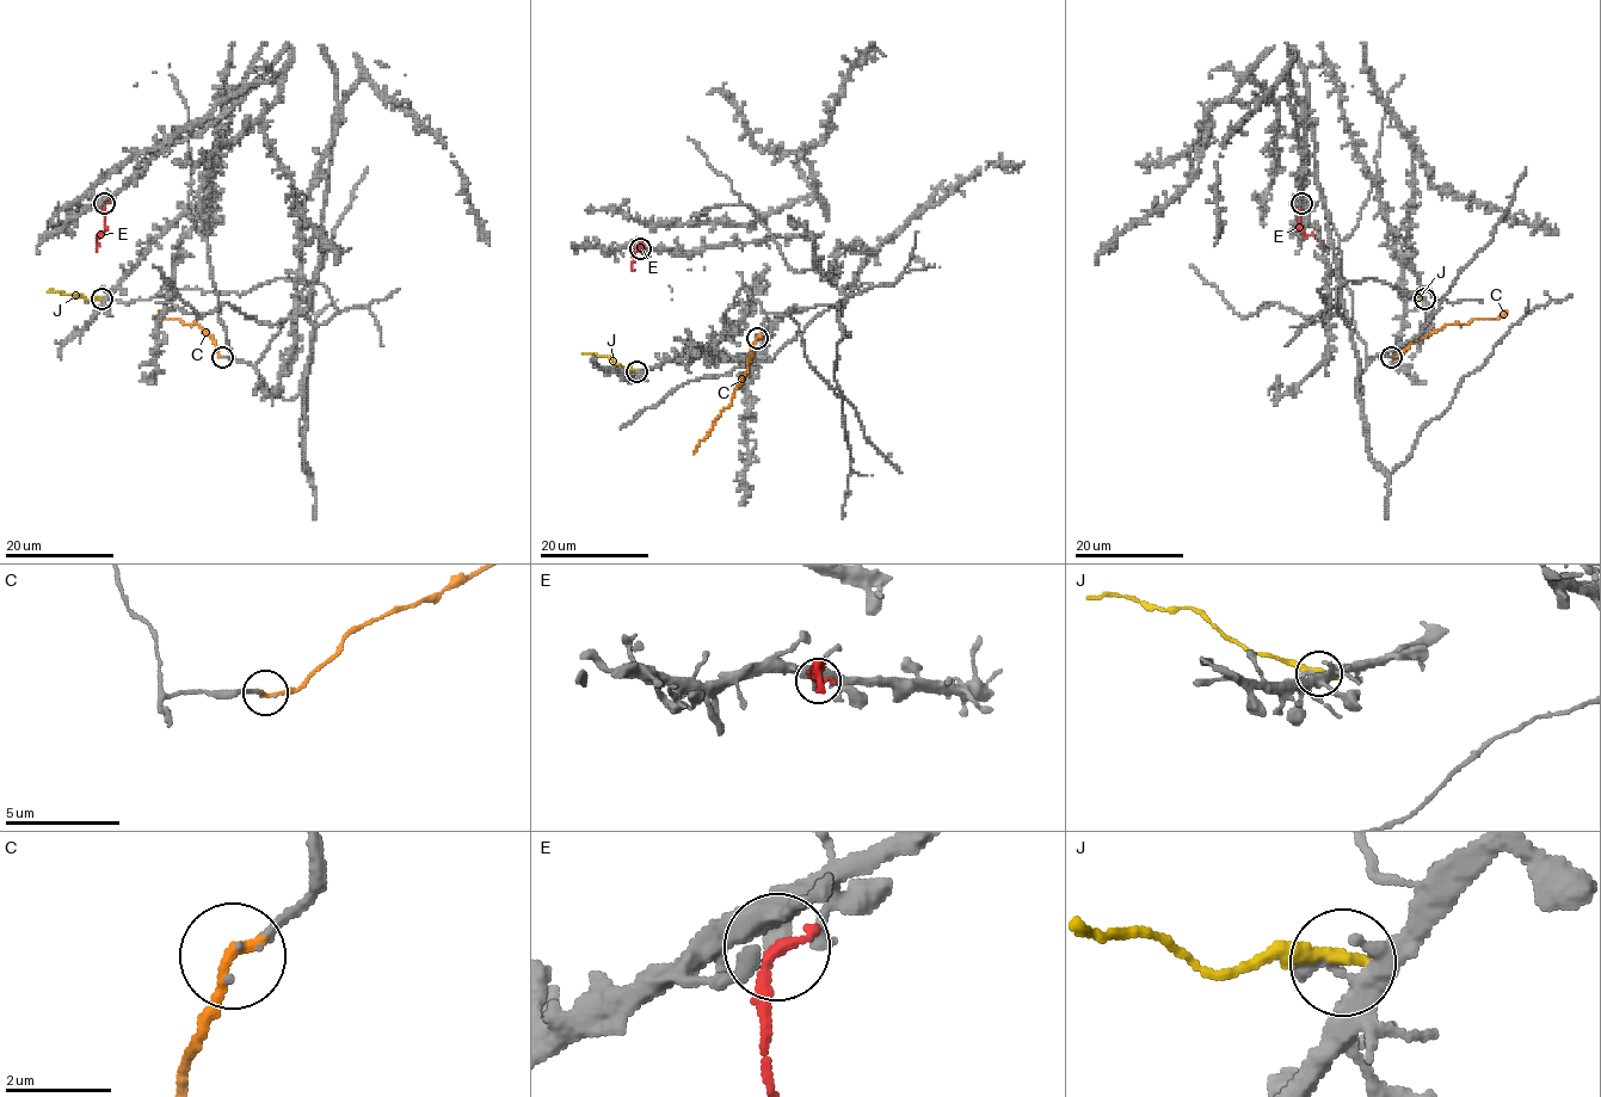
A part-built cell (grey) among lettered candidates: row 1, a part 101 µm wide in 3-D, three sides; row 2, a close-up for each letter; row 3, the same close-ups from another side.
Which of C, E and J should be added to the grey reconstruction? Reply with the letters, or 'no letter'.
C

